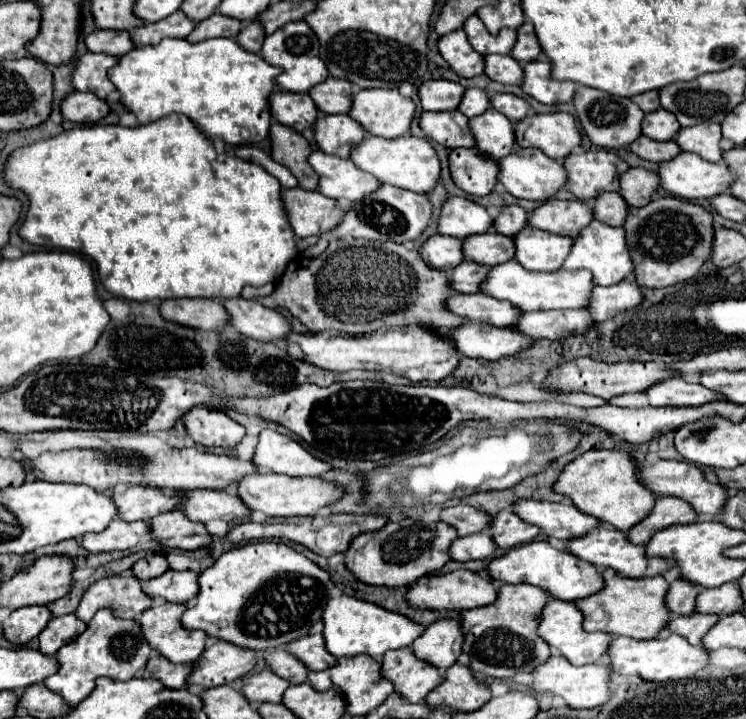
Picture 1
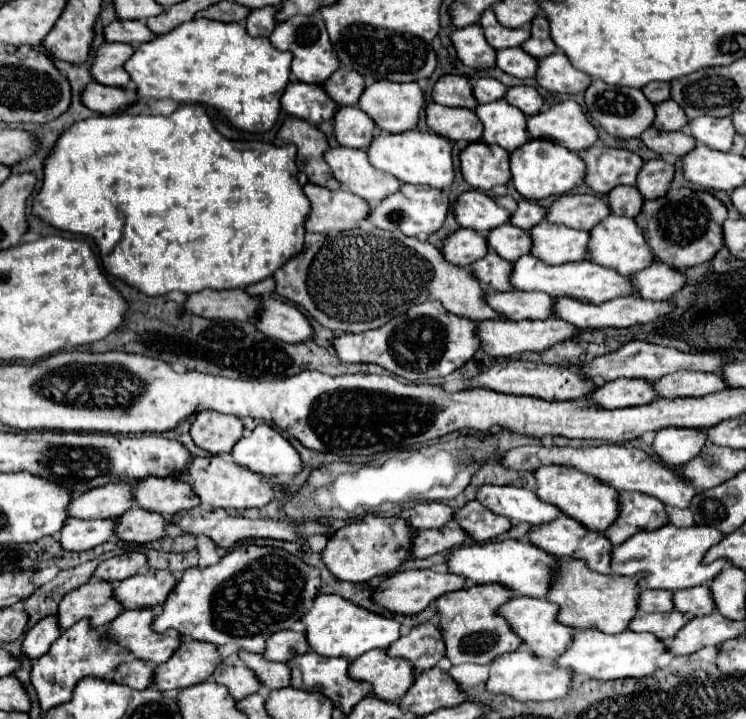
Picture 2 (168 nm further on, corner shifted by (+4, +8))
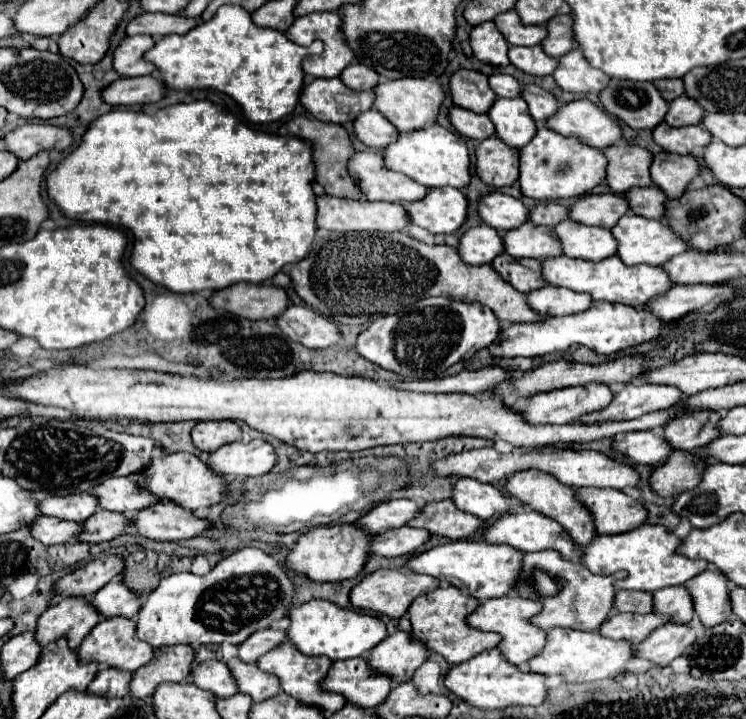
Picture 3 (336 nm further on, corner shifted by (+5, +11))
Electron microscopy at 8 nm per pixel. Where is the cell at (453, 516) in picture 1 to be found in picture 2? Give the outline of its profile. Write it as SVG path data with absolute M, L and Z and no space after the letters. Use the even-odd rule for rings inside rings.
M432 501L432 503L418 503L414 509L402 511L400 513L402 519L406 519L410 523L410 527L422 531L422 529L436 529L436 527L444 527L454 519L454 509Z

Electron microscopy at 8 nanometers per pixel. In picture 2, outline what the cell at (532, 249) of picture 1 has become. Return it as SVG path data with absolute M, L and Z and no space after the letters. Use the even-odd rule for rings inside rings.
M544 219L530 229L530 237L532 237L530 255L548 265L562 265L568 261L586 259L584 251L588 243L588 231L560 227Z

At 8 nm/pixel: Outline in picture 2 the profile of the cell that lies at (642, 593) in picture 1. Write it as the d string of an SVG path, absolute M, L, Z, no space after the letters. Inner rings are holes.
M558 559L556 583L548 593L548 599L560 605L558 621L576 629L596 627L604 633L622 633L628 631L630 621L638 615L638 597L640 597L640 577L624 575L602 575L590 571L580 559Z

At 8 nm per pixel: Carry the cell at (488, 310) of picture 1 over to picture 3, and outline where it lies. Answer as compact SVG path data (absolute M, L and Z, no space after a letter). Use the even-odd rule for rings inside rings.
M551 284L535 292L529 292L527 300L531 308L535 308L535 312L547 316L569 316L569 314L585 312L593 302L593 298L587 294L571 292L569 288L551 286Z

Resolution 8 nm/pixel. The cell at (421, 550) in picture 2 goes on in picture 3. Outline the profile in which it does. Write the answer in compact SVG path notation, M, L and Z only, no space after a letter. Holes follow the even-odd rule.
M393 528L383 534L377 534L371 538L371 552L387 558L395 556L407 556L413 554L415 548L423 546L429 540L429 532L423 532L423 528Z

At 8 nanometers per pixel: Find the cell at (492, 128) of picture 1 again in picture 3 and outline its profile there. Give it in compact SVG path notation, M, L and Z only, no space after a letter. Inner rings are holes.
M497 98L487 114L495 124L497 136L513 148L523 148L537 132L523 98Z

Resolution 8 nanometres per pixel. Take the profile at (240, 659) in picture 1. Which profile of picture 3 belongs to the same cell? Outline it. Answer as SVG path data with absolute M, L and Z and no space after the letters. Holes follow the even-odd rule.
M179 644L175 648L159 648L153 652L153 658L139 670L135 670L129 682L129 694L133 698L147 698L155 692L155 686L161 682L181 682L191 674L191 662L195 652Z

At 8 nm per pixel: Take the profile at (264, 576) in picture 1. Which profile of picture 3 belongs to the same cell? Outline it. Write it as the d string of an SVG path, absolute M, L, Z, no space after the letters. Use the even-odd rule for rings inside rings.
M241 548L233 552L231 556L223 558L207 576L197 576L191 572L185 574L171 574L159 582L159 586L147 596L147 600L141 604L135 626L137 626L137 638L151 644L153 648L159 646L173 646L173 644L241 644L257 630L269 628L269 624L277 618L283 618L287 612L285 608L291 604L291 598L295 594L293 582L289 580L289 574L273 556L267 556L259 548Z

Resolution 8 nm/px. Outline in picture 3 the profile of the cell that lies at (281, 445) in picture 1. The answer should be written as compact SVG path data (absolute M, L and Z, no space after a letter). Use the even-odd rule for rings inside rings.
M265 440L231 442L209 454L207 466L219 476L263 476L271 472L277 456Z

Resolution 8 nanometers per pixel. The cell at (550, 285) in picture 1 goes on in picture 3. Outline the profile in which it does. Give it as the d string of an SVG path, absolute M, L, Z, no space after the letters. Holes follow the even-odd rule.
M569 256L543 258L543 278L549 284L565 286L565 288L571 288L573 292L587 292L593 296L593 300L621 302L635 308L641 308L649 304L649 300L663 296L673 286L663 266L649 266L649 264L627 266L619 256L609 256L599 262L587 262L587 260L569 258Z

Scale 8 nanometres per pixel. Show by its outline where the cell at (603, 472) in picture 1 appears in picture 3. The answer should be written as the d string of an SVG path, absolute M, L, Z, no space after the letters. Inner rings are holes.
M535 470L515 472L513 476L507 478L505 488L507 488L509 496L521 500L525 506L533 508L535 512L559 522L563 526L563 530L571 536L575 546L587 546L587 542L593 540L595 528L591 524L591 516L587 516L587 508L581 508L579 500L575 500L573 488L567 488L565 484L557 484L557 480L551 480L551 476L547 476L543 472L535 472Z

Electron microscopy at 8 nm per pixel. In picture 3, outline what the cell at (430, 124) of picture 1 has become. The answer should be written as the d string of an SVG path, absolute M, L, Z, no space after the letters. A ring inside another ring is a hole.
M455 106L449 110L449 120L457 128L457 132L467 138L485 140L495 136L495 126L487 114L473 114L469 110Z

